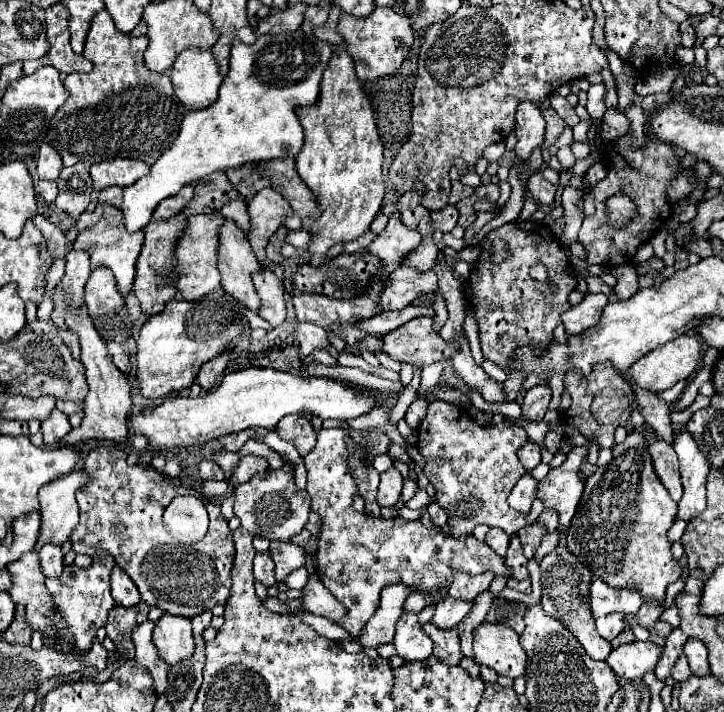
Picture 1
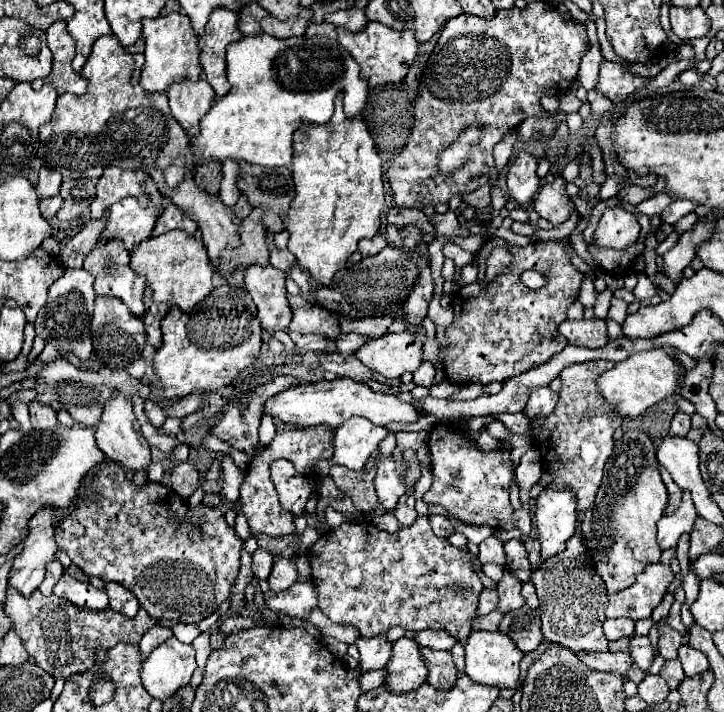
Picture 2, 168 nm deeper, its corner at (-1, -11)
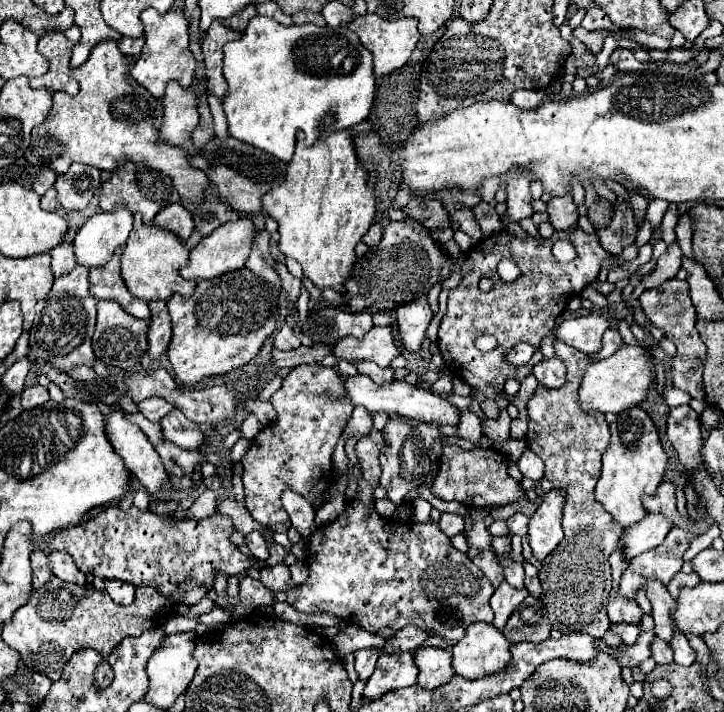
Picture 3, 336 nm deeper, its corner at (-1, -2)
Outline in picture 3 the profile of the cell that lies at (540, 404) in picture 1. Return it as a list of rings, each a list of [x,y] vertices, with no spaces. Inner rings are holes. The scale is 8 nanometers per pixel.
[[[560,357],[542,359],[540,363],[536,363],[536,367],[534,367],[532,373],[536,375],[538,383],[542,383],[548,389],[558,389],[566,381],[566,367],[560,361]]]

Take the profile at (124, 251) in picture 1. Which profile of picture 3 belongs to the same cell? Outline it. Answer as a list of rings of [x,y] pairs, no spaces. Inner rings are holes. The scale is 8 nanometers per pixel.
[[[120,251],[112,257],[112,261],[104,267],[90,269],[90,291],[96,299],[112,299],[116,301],[128,315],[134,315],[138,319],[150,319],[148,303],[142,299],[136,299],[124,285],[120,275]]]

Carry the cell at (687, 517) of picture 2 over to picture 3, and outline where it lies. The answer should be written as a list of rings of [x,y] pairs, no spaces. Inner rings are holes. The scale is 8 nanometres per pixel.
[[[646,515],[640,523],[634,523],[622,535],[622,551],[626,561],[632,561],[636,555],[658,547],[666,533],[672,529],[672,523],[664,515]]]

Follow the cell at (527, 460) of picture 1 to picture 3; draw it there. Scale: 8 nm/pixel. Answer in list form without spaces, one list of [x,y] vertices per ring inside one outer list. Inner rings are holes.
[[[526,449],[518,461],[520,473],[528,479],[532,479],[534,483],[538,483],[544,477],[544,463],[536,457],[536,453],[532,453],[530,449]]]

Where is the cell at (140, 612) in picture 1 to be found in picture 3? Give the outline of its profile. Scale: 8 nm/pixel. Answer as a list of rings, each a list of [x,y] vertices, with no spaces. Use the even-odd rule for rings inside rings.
[[[52,577],[44,587],[32,591],[28,603],[2,627],[2,639],[20,653],[26,667],[56,681],[78,649],[90,647],[106,657],[124,637],[140,637],[146,629],[162,627],[170,615],[176,613],[176,607],[178,603],[168,603],[154,587],[136,587],[134,603],[124,607],[116,605],[108,593],[94,589],[92,585],[64,583],[62,579]]]

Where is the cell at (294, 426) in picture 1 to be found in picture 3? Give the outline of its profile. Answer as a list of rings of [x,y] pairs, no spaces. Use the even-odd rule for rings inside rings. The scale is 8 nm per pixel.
[[[298,365],[292,369],[284,377],[282,387],[270,397],[270,403],[276,409],[276,421],[252,439],[250,451],[242,459],[242,481],[246,507],[252,519],[282,533],[290,529],[288,513],[280,503],[284,489],[292,489],[306,497],[316,509],[322,505],[322,497],[332,487],[334,479],[332,451],[354,407],[344,399],[344,379],[340,373],[322,365]],[[328,393],[340,395],[340,399],[332,401]]]

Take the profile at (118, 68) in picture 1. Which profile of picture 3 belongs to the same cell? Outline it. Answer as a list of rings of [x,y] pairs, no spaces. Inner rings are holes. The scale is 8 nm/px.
[[[116,41],[98,43],[88,61],[72,69],[72,79],[78,81],[80,93],[76,97],[68,93],[52,95],[50,117],[40,127],[32,129],[32,143],[24,157],[30,165],[50,167],[58,175],[66,173],[72,163],[84,163],[106,171],[114,171],[126,161],[144,163],[172,177],[182,201],[196,207],[198,201],[206,199],[204,189],[208,187],[208,177],[204,171],[188,167],[184,149],[168,147],[158,141],[164,117],[162,101],[130,79],[130,63],[132,61],[118,51]]]

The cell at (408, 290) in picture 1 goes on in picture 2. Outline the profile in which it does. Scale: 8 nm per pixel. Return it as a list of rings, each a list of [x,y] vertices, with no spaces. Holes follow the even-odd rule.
[[[380,316],[380,318],[360,318],[360,320],[342,320],[340,328],[342,332],[356,332],[368,338],[380,338],[386,334],[388,326],[394,322],[392,316]]]

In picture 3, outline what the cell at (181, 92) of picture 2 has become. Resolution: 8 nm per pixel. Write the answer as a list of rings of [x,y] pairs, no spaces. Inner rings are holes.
[[[176,81],[168,83],[162,97],[164,123],[160,127],[160,141],[180,147],[190,139],[194,127],[198,125],[198,105],[192,87],[184,89]]]

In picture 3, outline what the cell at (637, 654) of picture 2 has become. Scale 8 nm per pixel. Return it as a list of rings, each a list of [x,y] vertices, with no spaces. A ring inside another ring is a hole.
[[[622,623],[622,625],[612,625],[610,629],[614,633],[618,633],[626,645],[632,645],[636,641],[636,637],[640,635],[640,627],[638,625],[624,625]]]

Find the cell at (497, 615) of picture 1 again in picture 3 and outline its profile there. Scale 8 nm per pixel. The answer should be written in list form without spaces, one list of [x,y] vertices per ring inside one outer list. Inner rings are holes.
[[[528,595],[508,619],[504,627],[504,637],[510,639],[510,643],[540,643],[550,637],[550,631],[552,625],[548,623],[548,611],[544,611],[542,601]]]

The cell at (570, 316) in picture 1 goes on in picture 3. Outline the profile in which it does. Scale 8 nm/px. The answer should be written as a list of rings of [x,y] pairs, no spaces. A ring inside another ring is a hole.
[[[578,315],[562,321],[556,327],[556,337],[574,349],[590,355],[602,347],[602,333],[608,329],[608,321],[602,315]]]

